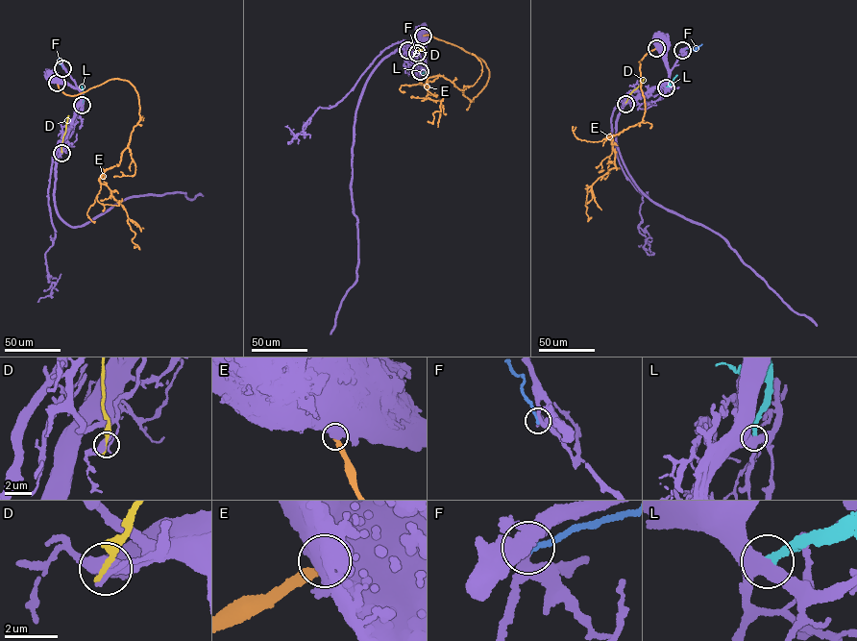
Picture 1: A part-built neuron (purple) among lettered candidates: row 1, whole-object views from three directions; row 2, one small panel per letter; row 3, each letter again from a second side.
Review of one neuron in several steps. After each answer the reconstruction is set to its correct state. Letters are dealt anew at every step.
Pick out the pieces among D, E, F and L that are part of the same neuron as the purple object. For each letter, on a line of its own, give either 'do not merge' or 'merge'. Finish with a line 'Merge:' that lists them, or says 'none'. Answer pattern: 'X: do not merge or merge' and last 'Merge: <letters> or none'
D: do not merge
E: do not merge
F: do not merge
L: do not merge
Merge: none

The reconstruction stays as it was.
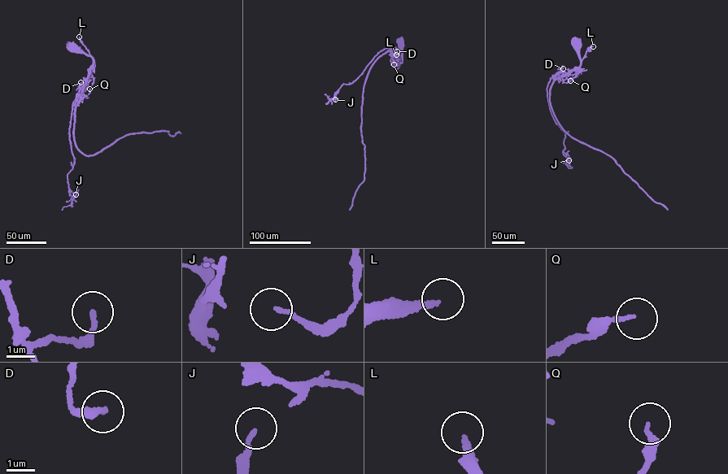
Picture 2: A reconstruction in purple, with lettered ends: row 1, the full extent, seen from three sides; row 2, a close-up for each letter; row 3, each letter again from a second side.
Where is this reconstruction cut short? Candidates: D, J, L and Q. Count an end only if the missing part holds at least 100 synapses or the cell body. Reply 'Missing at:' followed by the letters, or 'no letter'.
Missing at: L

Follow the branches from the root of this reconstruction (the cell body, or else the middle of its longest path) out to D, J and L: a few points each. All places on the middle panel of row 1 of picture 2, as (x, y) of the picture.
D: (401, 42), (401, 63), (394, 54), (397, 51)
J: (401, 42), (401, 63), (389, 47), (385, 48), (375, 56), (356, 79), (349, 84), (342, 84), (335, 99)
L: (401, 42), (402, 58), (396, 54)

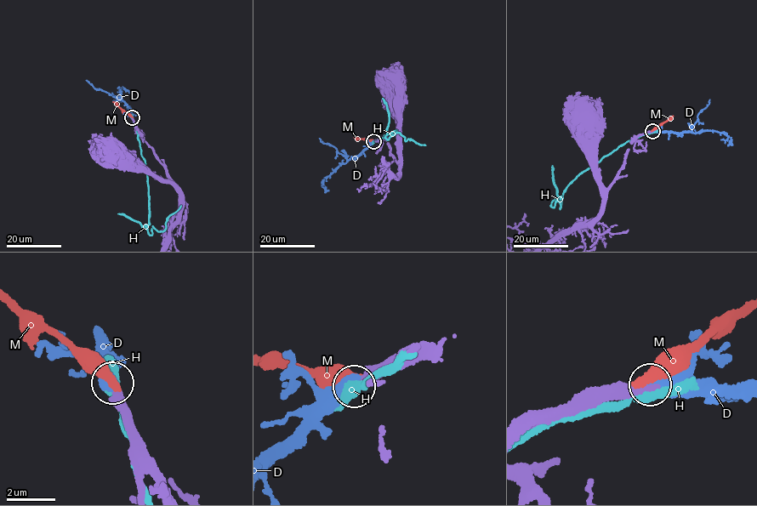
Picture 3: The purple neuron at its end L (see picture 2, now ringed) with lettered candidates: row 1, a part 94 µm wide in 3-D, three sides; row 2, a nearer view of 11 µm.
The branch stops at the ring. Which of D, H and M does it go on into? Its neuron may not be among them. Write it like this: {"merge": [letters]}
{"merge": ["D"]}

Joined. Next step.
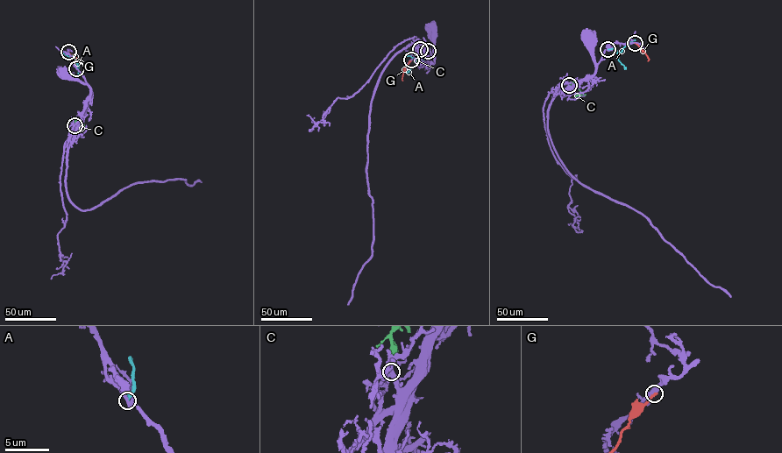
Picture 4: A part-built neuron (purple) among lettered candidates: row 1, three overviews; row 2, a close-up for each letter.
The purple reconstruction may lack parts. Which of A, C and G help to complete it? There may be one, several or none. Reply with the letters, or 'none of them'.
C

